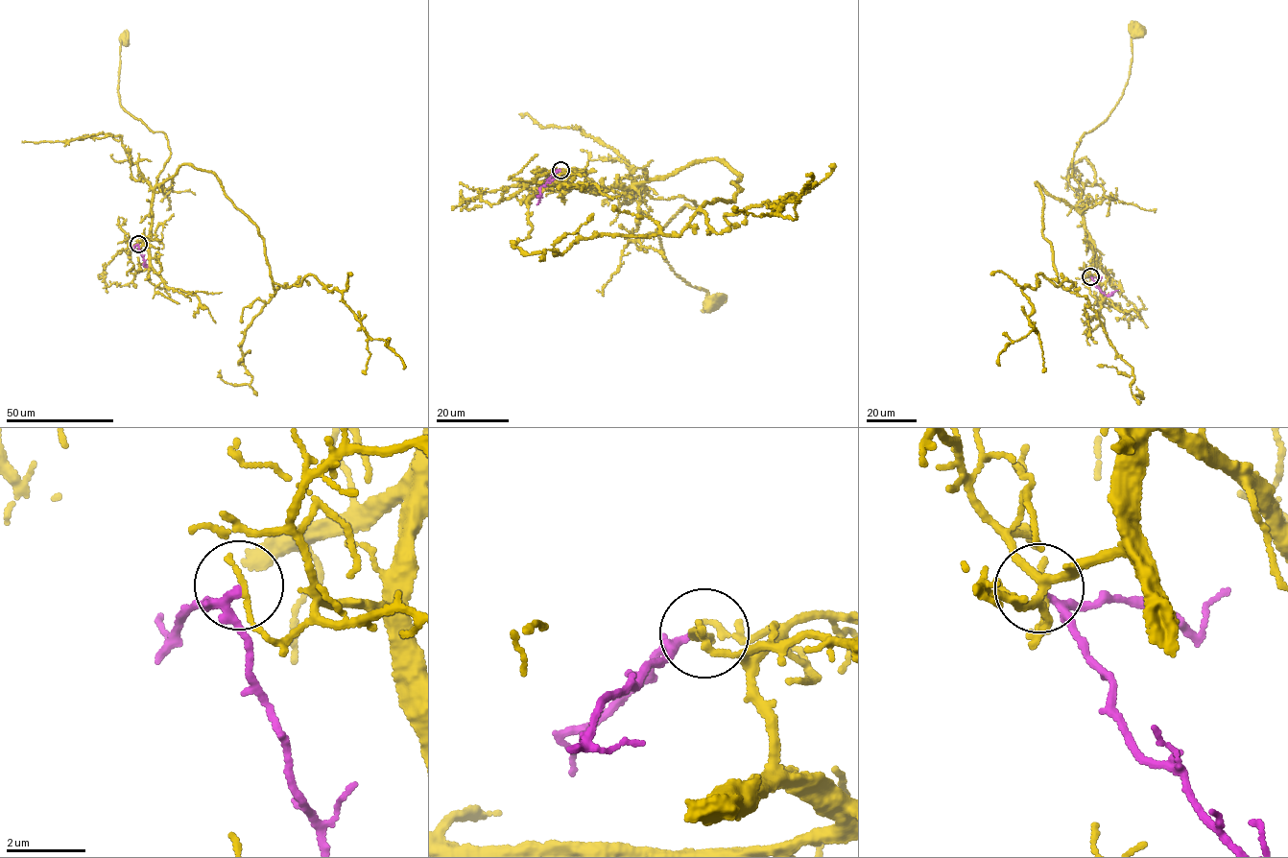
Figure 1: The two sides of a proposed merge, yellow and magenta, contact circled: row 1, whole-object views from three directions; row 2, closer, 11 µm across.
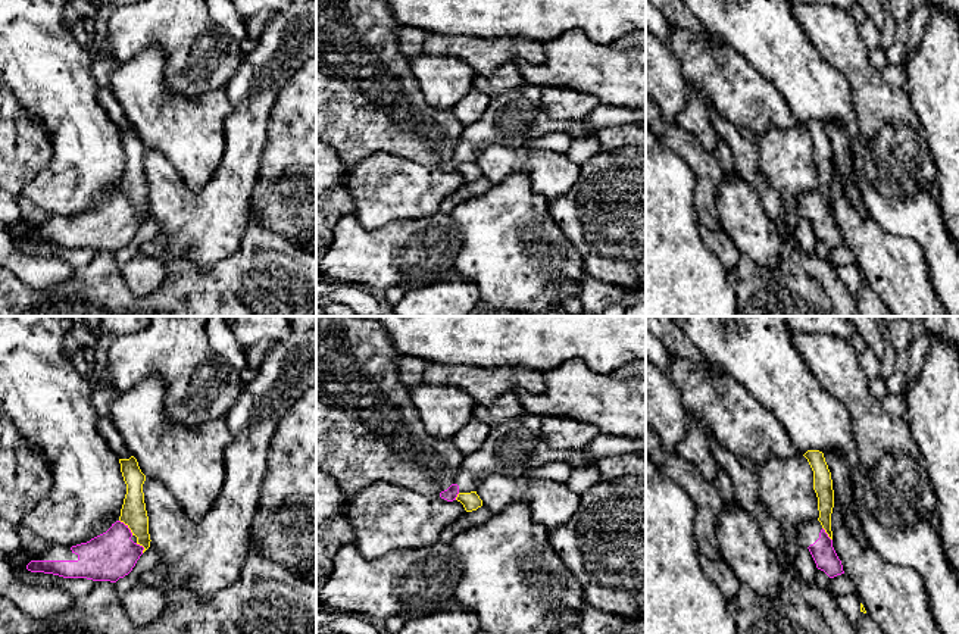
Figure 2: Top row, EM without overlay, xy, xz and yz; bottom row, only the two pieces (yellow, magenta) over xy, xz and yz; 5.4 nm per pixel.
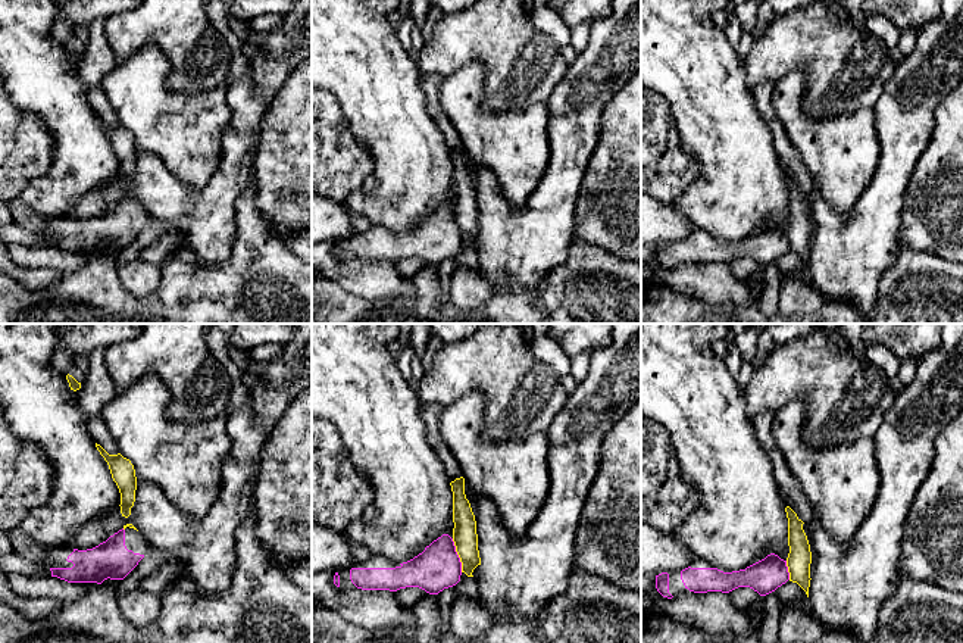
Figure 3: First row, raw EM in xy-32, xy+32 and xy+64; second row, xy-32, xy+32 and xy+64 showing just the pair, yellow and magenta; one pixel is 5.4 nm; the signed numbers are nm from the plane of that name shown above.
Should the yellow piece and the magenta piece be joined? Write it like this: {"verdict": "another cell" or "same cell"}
{"verdict": "another cell"}

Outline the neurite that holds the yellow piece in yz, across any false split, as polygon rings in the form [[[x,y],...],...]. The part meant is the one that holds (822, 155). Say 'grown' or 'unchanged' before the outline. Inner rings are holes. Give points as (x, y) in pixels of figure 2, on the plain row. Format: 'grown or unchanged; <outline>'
unchanged; [[[808,121],[803,127],[808,129],[813,141],[813,160],[818,168],[818,181],[819,181],[818,191],[821,193],[828,207],[833,210],[831,184],[834,178],[834,160],[833,160],[831,143],[828,140],[822,122]]]

